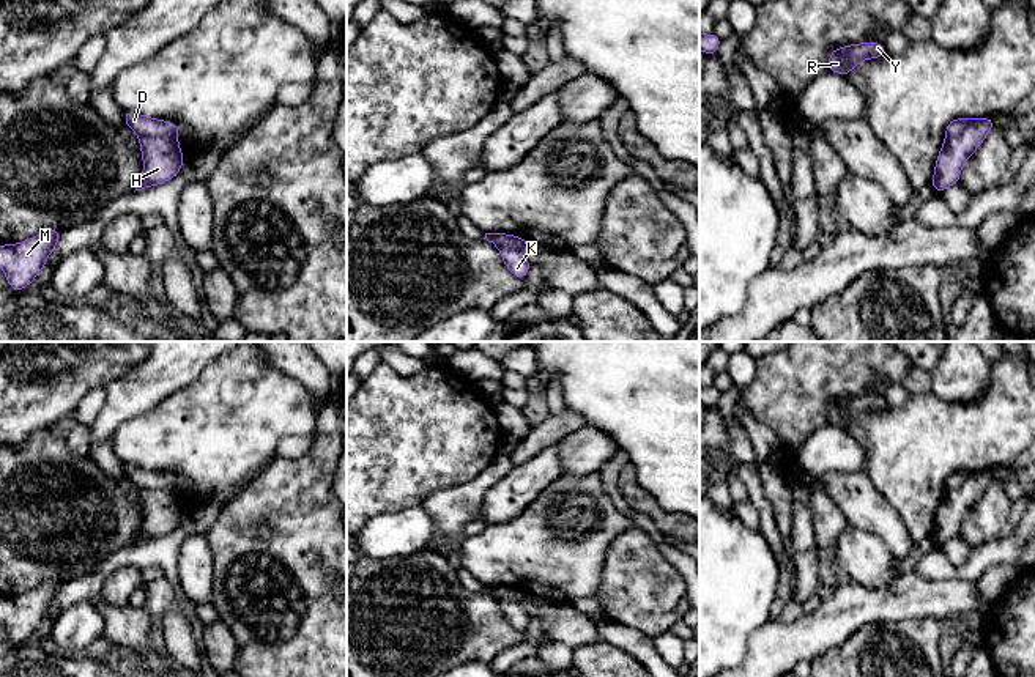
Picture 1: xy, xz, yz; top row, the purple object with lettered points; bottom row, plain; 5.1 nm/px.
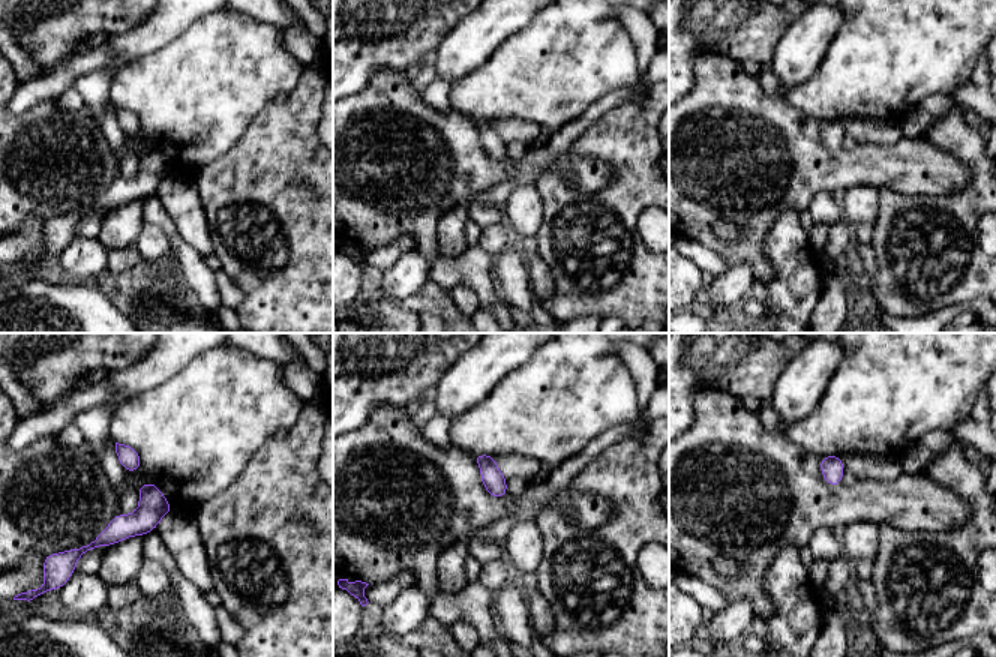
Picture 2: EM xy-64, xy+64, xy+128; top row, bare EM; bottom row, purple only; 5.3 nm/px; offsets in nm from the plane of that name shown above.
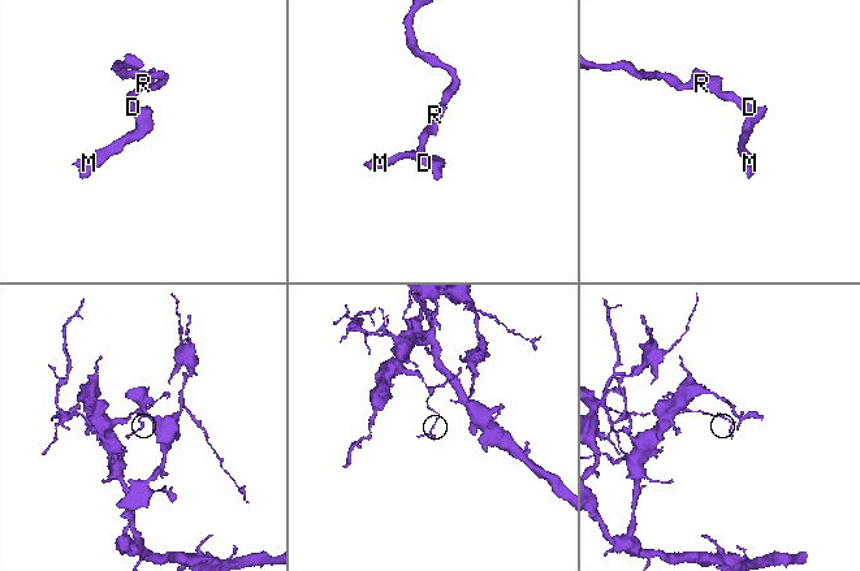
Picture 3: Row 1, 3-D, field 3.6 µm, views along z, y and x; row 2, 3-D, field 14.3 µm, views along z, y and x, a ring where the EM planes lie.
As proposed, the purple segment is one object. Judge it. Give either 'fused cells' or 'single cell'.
fused cells

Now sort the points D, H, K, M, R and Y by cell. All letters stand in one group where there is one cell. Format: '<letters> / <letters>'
D R Y / H K M

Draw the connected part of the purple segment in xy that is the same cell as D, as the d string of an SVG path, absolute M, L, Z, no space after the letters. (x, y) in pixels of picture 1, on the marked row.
M131 110L124 112L124 121L137 137L164 137L176 140L180 128L173 121L162 121Z

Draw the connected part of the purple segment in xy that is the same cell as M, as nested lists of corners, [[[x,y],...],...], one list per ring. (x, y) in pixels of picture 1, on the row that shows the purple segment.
[[[46,228],[27,241],[13,246],[0,244],[0,266],[16,293],[30,285],[46,266],[46,260],[57,247],[60,235],[61,231],[57,228]]]

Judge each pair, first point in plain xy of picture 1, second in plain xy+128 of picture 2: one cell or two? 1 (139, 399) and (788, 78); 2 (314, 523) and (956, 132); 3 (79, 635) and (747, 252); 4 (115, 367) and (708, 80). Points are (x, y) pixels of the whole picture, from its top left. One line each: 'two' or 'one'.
1: one
2: one
3: two
4: two

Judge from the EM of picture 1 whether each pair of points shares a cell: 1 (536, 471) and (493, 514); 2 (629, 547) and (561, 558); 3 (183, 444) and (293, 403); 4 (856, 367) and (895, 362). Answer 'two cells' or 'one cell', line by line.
1: one cell
2: two cells
3: one cell
4: one cell

